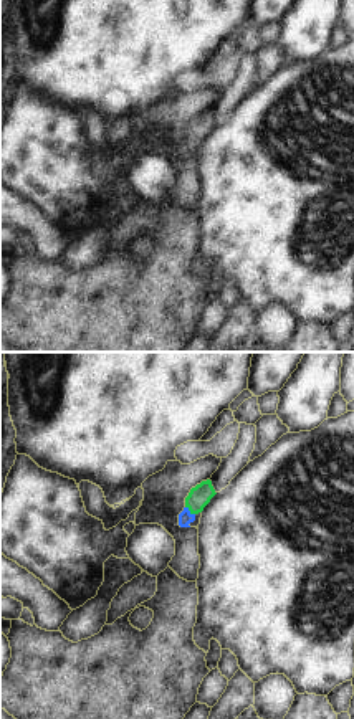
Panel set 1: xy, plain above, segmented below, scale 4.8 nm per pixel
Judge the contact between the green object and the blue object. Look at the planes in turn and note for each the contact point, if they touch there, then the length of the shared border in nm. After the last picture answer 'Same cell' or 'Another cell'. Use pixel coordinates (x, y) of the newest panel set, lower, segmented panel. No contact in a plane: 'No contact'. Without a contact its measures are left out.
Touches green at (191, 511). Shared border 60 nm

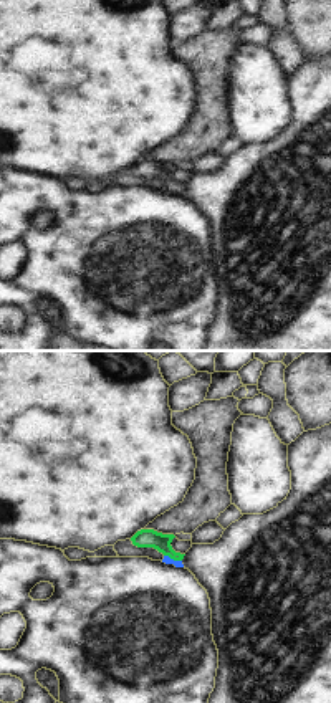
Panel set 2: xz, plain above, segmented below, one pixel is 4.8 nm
Touches green at (172, 558). Shared border 90 nm

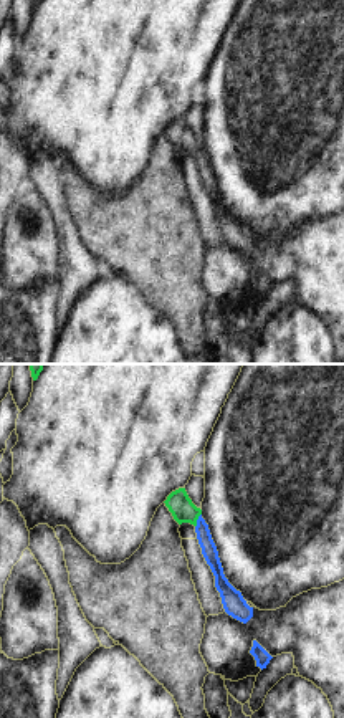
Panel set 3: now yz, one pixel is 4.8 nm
Touches green at (197, 518). Shared border 80 nm

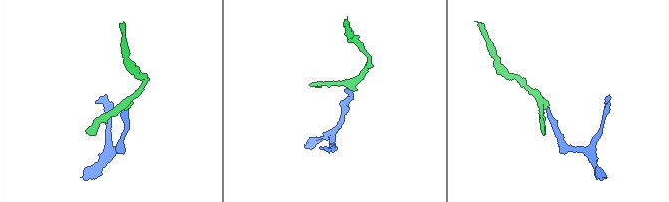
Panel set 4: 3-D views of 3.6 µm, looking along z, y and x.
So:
Same cell

